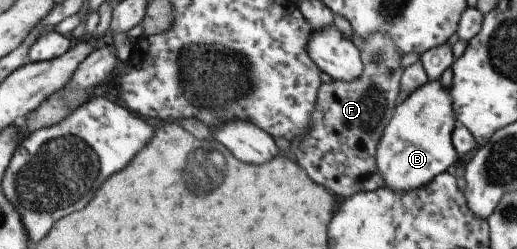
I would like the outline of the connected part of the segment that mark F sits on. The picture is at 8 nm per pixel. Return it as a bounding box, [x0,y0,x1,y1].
[289,31,401,199]

